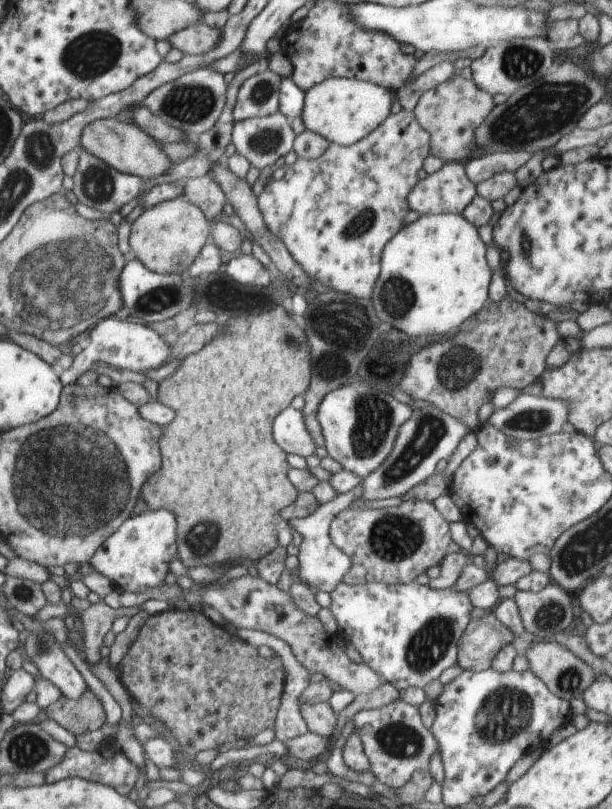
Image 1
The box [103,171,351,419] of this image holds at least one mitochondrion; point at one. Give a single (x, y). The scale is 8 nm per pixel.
(166, 298)

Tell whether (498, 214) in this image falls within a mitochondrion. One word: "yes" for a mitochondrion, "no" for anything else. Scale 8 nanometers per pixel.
no

